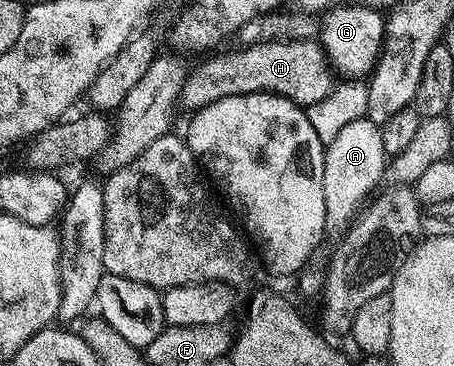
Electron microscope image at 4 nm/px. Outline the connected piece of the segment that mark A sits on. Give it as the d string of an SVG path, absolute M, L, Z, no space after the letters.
M367 116L347 124L339 135L326 145L324 151L325 238L331 240L330 243L336 244L345 237L358 208L374 193L373 188L381 176L384 177L387 170L387 155L383 148L380 125Z

